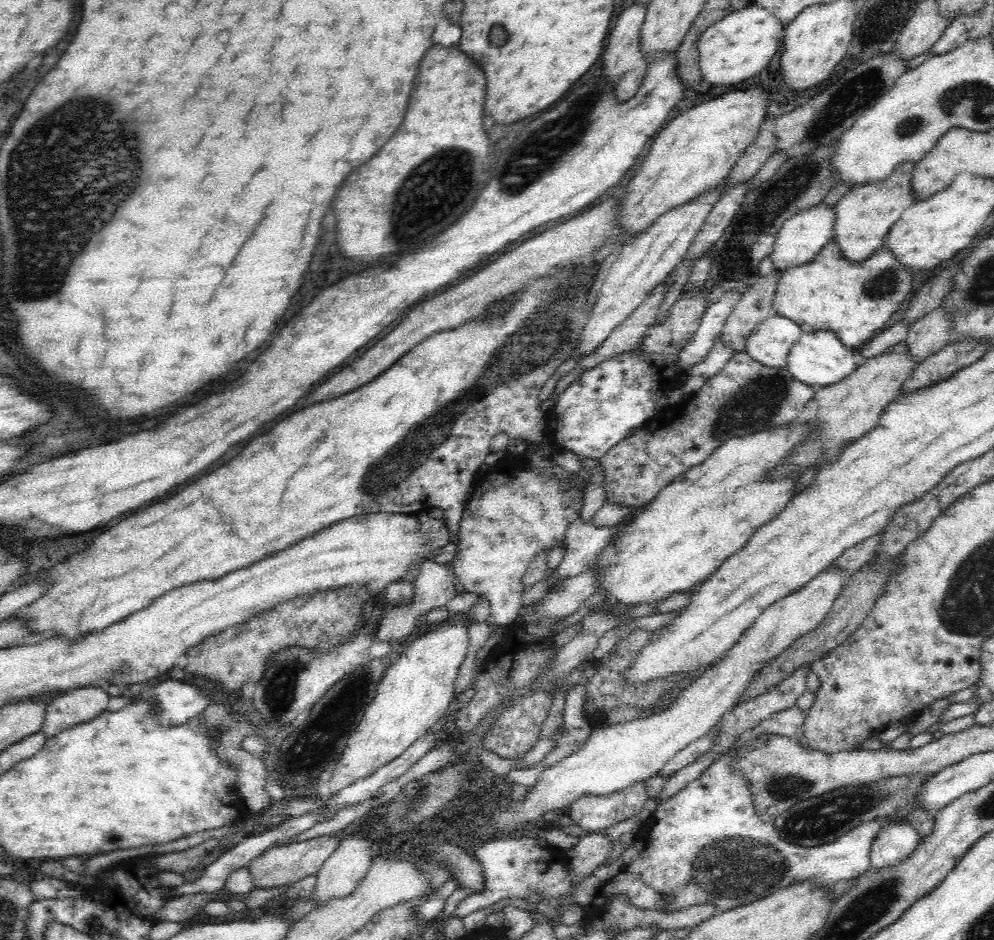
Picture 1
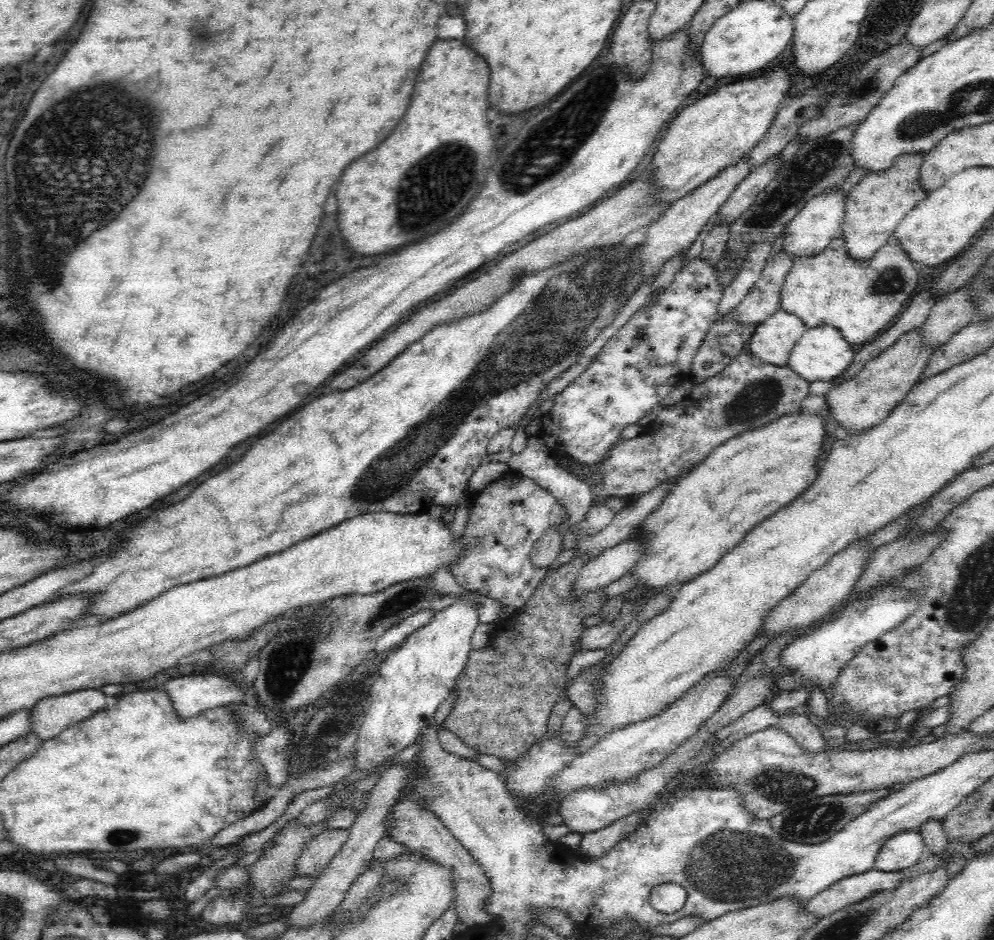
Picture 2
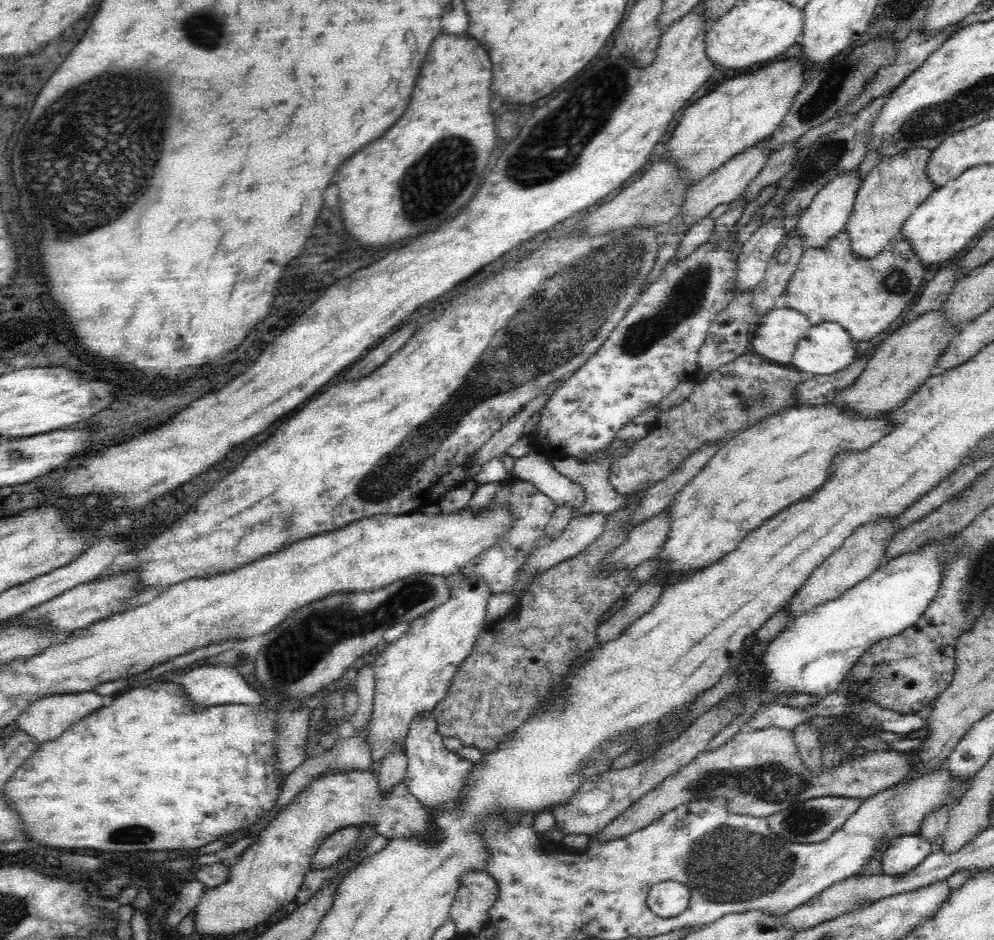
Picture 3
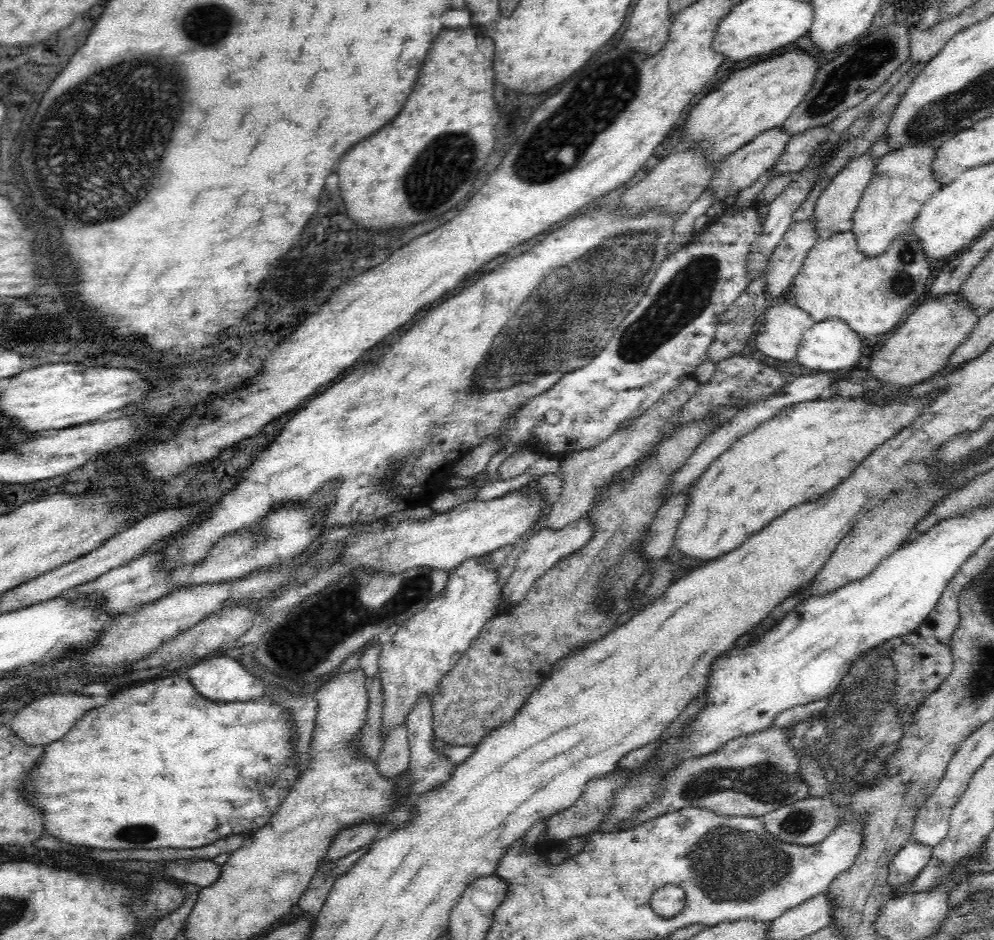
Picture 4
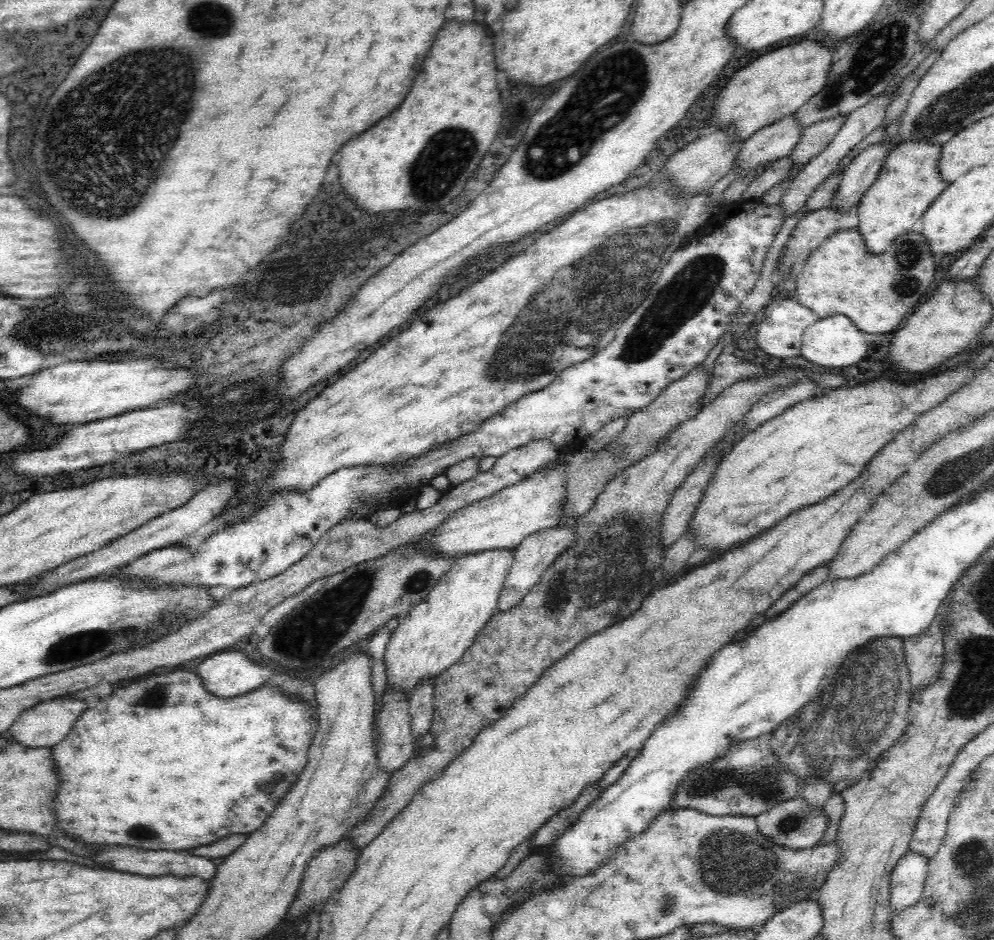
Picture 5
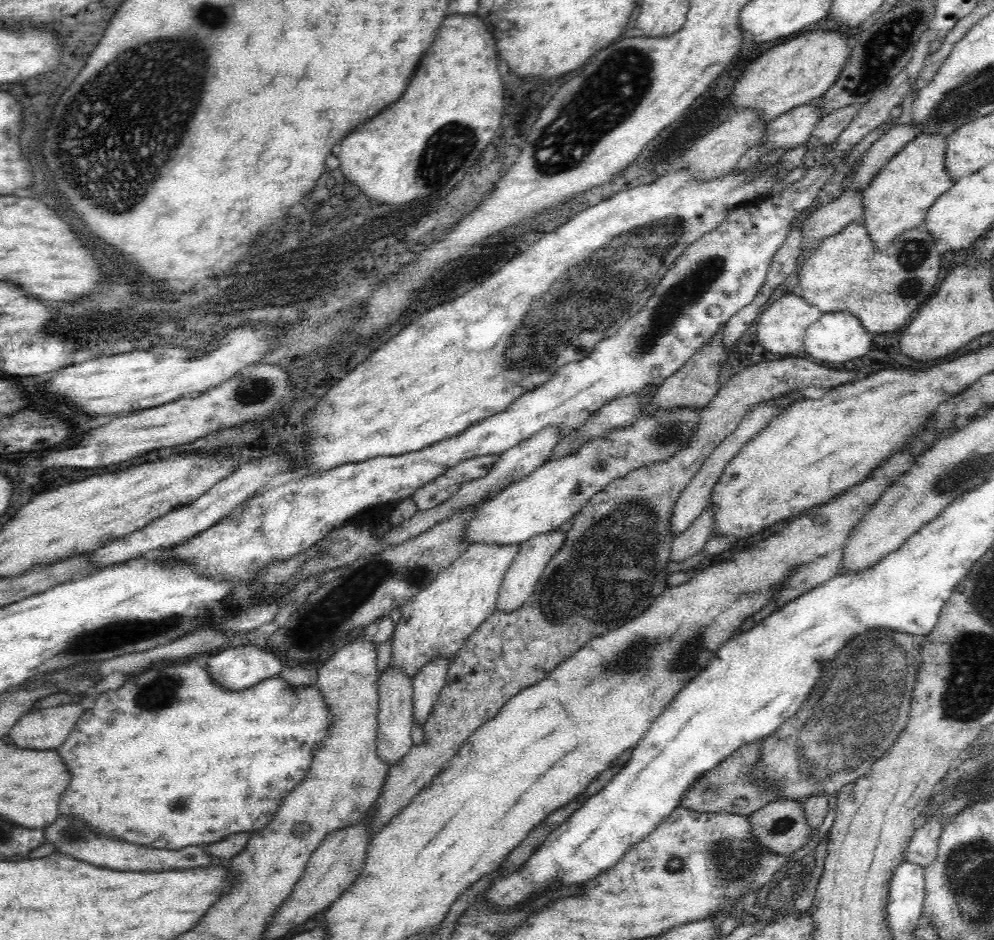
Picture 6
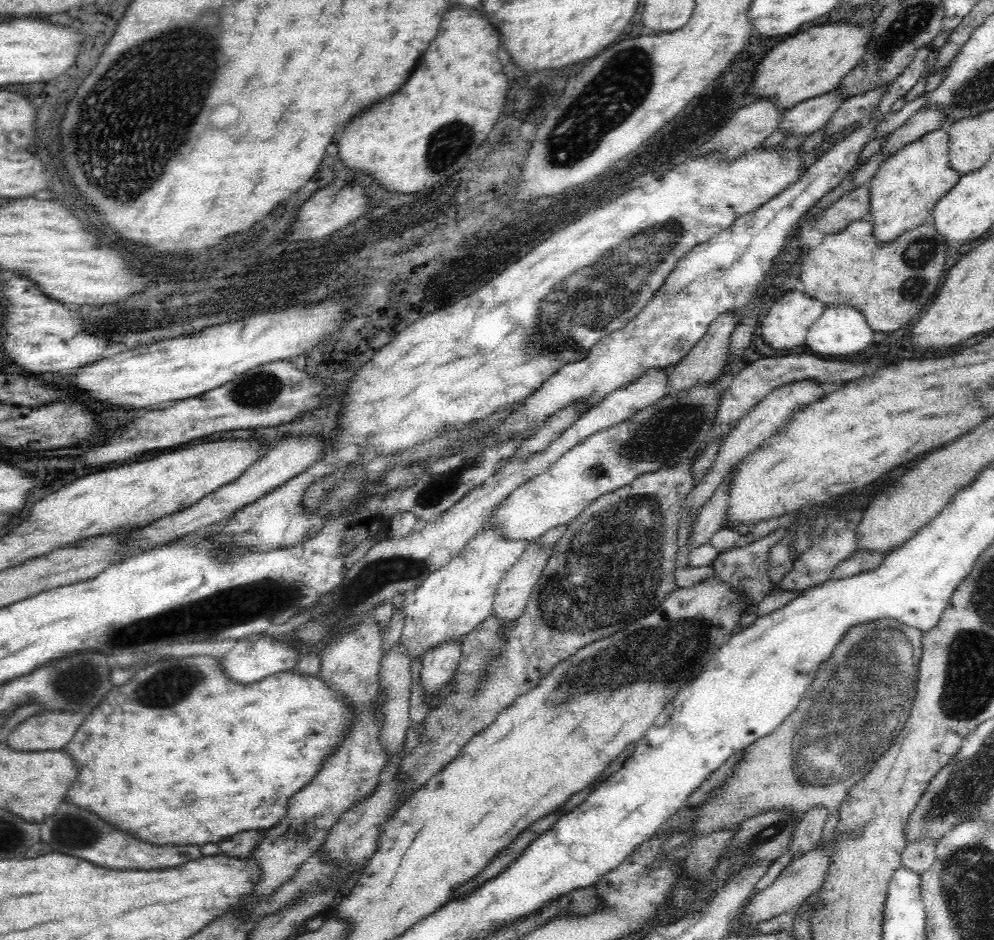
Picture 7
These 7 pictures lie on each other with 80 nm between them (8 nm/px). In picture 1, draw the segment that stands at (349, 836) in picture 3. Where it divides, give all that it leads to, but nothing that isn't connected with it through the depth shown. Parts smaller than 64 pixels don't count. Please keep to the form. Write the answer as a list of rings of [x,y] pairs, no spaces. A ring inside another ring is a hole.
[[[340,834],[322,835],[264,851],[259,857],[247,863],[253,876],[253,884],[257,888],[272,888],[272,886],[298,882],[306,876],[316,876],[323,862],[339,847],[341,840]]]

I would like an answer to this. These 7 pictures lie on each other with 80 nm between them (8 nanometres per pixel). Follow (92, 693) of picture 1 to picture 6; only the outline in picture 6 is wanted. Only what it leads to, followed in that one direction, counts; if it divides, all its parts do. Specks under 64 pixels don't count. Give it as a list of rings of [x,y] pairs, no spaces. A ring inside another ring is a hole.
[[[80,702],[56,708],[34,709],[12,726],[8,737],[17,747],[30,750],[53,750],[68,738],[81,720],[85,708]]]

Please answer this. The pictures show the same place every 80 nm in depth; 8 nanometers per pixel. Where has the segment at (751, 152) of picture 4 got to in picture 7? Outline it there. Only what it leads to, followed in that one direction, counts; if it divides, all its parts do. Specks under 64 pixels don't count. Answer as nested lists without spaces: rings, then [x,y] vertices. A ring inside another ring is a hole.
[[[839,87],[826,94],[807,98],[785,112],[779,128],[788,130],[791,134],[811,135],[827,124],[845,100],[839,92]]]

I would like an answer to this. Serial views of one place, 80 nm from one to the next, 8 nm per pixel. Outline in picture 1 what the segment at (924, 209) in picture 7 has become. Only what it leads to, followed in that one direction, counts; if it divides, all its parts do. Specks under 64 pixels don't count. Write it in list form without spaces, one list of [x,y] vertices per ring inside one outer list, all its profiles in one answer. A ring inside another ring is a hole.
[[[903,161],[882,181],[871,181],[869,184],[856,185],[836,204],[836,222],[833,226],[833,240],[837,242],[843,255],[852,262],[863,261],[882,247],[886,235],[902,212],[914,204],[915,194],[912,191],[912,176],[916,163]]]

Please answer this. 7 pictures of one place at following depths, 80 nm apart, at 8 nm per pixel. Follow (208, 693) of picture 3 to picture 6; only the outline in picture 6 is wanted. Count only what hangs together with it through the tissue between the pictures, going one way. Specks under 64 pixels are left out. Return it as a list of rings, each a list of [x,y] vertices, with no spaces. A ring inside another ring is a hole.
[[[242,645],[222,650],[218,654],[212,655],[208,662],[208,672],[212,680],[215,680],[219,686],[227,688],[230,691],[243,690],[261,680],[272,676],[279,676],[284,670],[284,663],[276,658],[276,654],[264,651],[264,648],[258,648],[254,645]]]

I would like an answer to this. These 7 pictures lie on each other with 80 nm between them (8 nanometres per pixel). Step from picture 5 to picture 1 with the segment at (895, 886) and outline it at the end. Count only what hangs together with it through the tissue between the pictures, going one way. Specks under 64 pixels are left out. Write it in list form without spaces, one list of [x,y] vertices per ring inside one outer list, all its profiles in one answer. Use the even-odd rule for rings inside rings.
[[[908,822],[886,823],[873,840],[869,851],[871,866],[896,866],[916,850],[919,842],[920,835]]]

